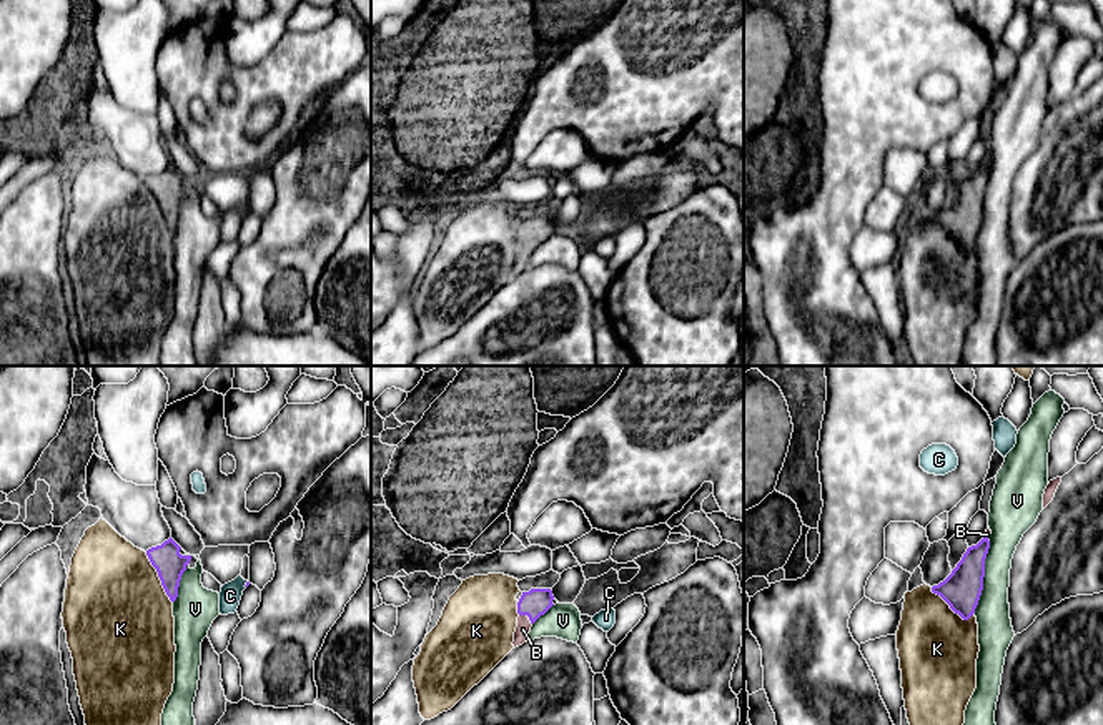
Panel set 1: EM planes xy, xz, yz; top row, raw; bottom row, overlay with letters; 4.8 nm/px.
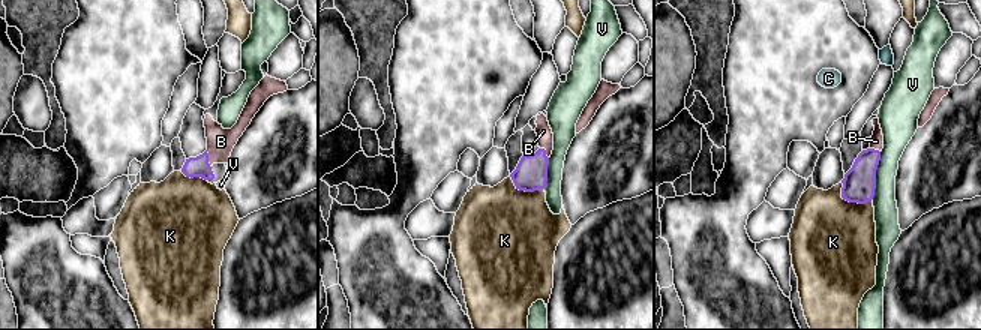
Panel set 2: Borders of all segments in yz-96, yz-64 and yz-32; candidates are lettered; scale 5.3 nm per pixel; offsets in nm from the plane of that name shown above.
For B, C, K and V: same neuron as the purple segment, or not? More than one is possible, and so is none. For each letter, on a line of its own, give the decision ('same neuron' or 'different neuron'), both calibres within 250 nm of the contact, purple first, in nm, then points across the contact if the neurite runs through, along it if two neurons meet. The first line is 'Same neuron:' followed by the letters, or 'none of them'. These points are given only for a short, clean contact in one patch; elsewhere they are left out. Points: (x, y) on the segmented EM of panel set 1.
Same neuron: B
B: same neuron; 140 nm thick on the purple side, 70 nm on the other; runs through xz (536, 602), (528, 616), (523, 629)
C: different neuron; 20 nm thick on the purple side, 110 nm on the other
K: different neuron; 150 nm thick on the purple side, 480 nm on the other
V: different neuron; 190 nm thick on the purple side, 160 nm on the other

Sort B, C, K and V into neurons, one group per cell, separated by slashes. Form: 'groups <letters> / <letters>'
groups B / C / K / V

